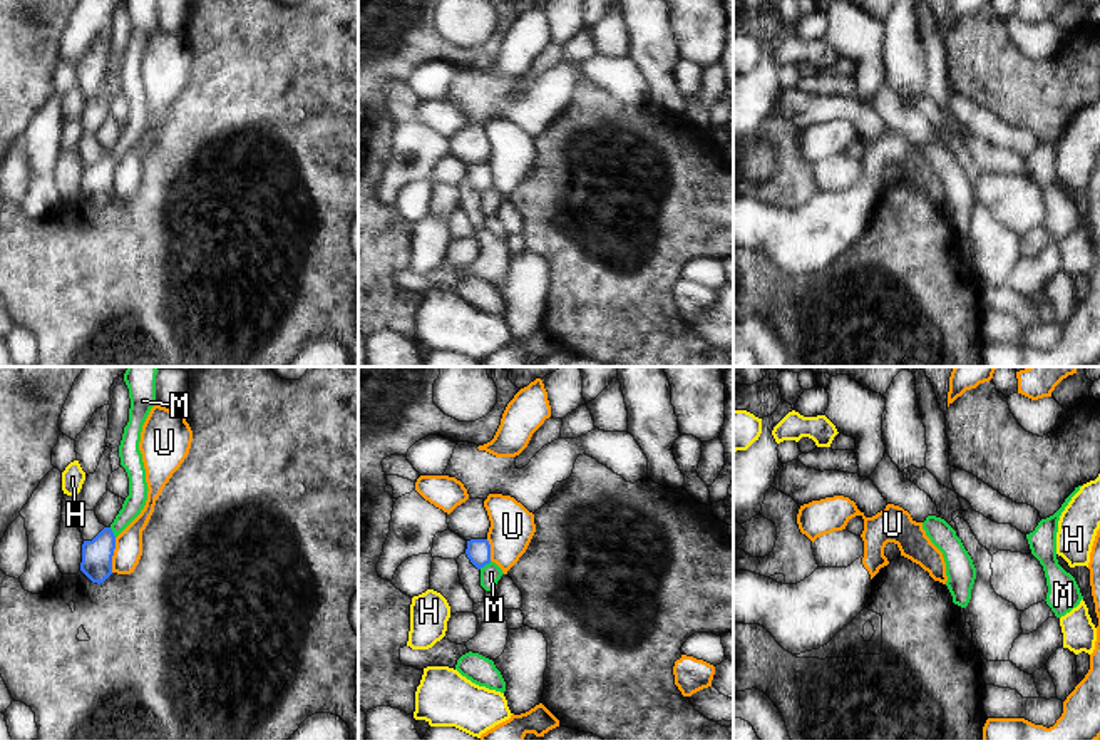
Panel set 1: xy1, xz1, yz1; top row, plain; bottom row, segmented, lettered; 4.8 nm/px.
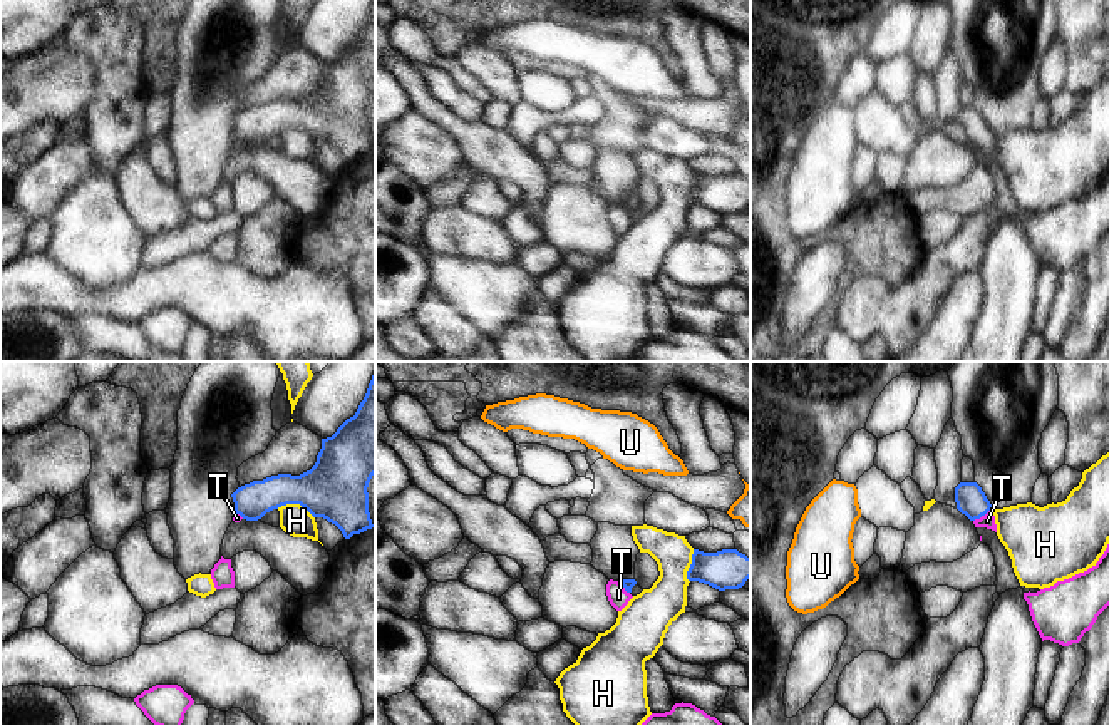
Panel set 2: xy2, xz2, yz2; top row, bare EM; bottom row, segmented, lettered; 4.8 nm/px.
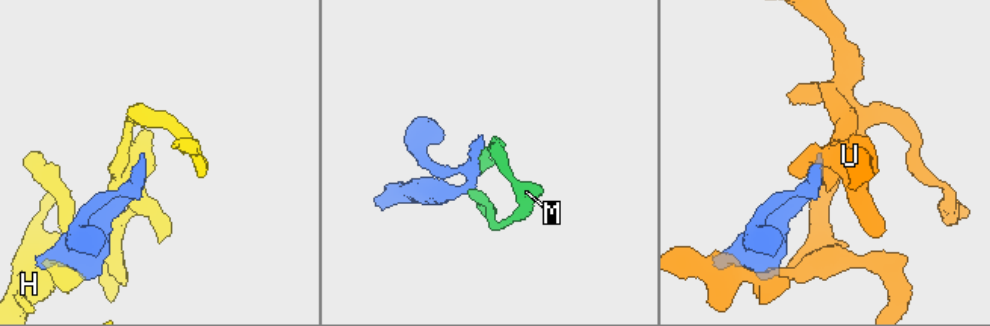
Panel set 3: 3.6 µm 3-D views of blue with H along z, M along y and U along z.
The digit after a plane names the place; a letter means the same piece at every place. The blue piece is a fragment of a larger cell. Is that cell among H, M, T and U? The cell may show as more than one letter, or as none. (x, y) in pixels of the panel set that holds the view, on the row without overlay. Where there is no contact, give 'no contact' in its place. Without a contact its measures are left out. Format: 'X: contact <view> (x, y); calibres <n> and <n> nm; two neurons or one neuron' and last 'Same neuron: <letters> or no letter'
H: contact xy2 (295, 128); calibres 300 and 150 nm; two neurons
M: contact xz1 (484, 190); calibres 110 and 100 nm; two neurons
T: contact yz2 (982, 139); calibres 150 and 70 nm; one neuron
U: contact xy1 (113, 179); calibres 150 and 130 nm; two neurons
Same neuron: T

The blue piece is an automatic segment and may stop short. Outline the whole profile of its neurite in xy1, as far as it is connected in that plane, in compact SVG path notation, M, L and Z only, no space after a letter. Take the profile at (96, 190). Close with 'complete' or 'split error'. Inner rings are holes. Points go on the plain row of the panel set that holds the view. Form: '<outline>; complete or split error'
M104 152L92 166L84 166L80 196L92 208L104 208L112 199L114 174L116 161L111 152Z; complete

